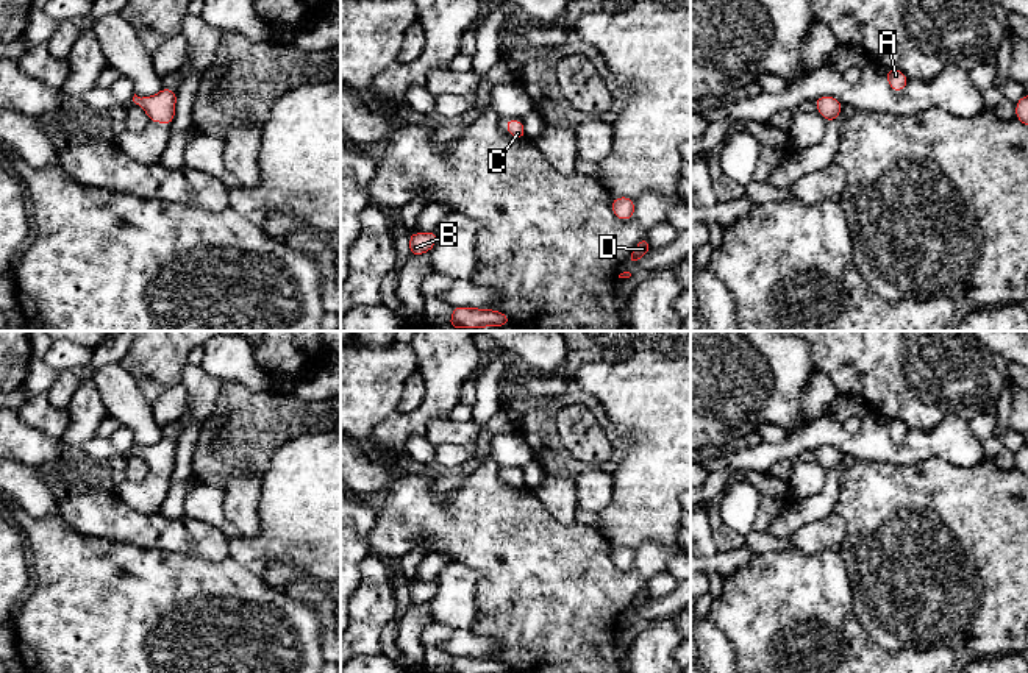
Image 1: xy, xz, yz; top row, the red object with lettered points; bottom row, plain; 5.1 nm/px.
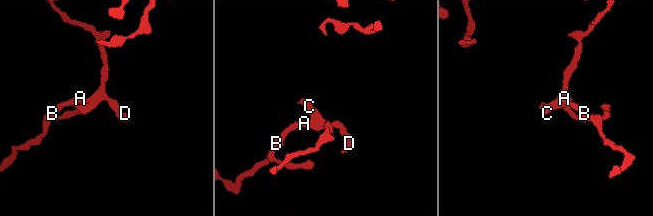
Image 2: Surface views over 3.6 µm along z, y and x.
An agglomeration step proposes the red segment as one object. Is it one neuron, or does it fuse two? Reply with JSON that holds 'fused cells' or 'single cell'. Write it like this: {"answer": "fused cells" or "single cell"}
{"answer": "single cell"}

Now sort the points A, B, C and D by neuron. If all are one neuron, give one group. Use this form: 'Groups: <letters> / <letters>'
Groups: A B C D

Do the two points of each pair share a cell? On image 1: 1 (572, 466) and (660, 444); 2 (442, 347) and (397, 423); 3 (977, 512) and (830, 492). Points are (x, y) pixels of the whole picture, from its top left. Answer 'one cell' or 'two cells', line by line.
1: two cells
2: one cell
3: two cells

